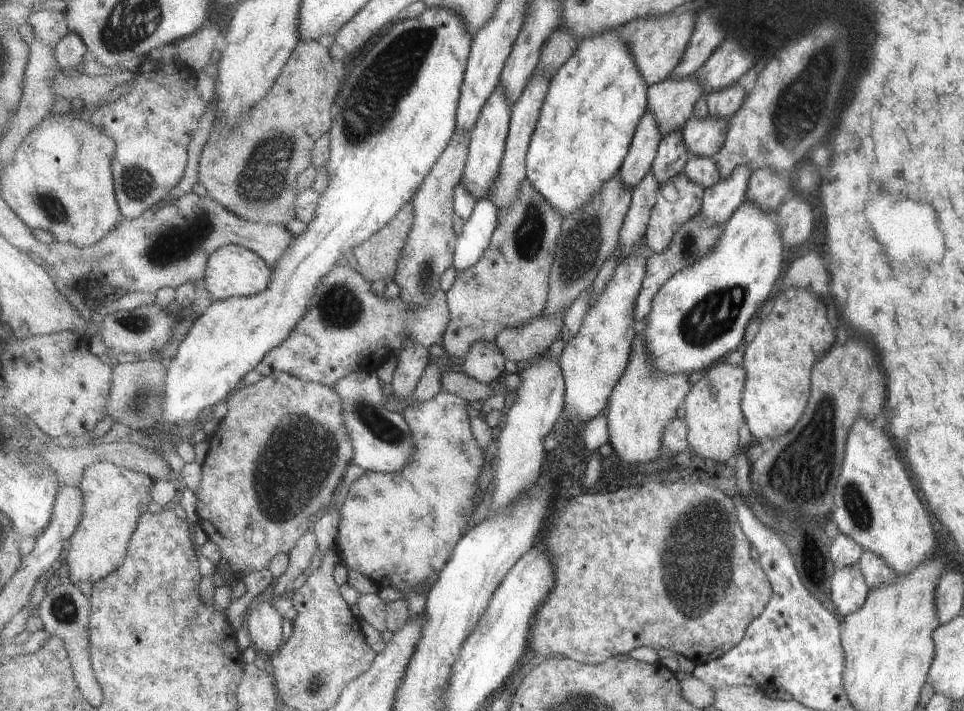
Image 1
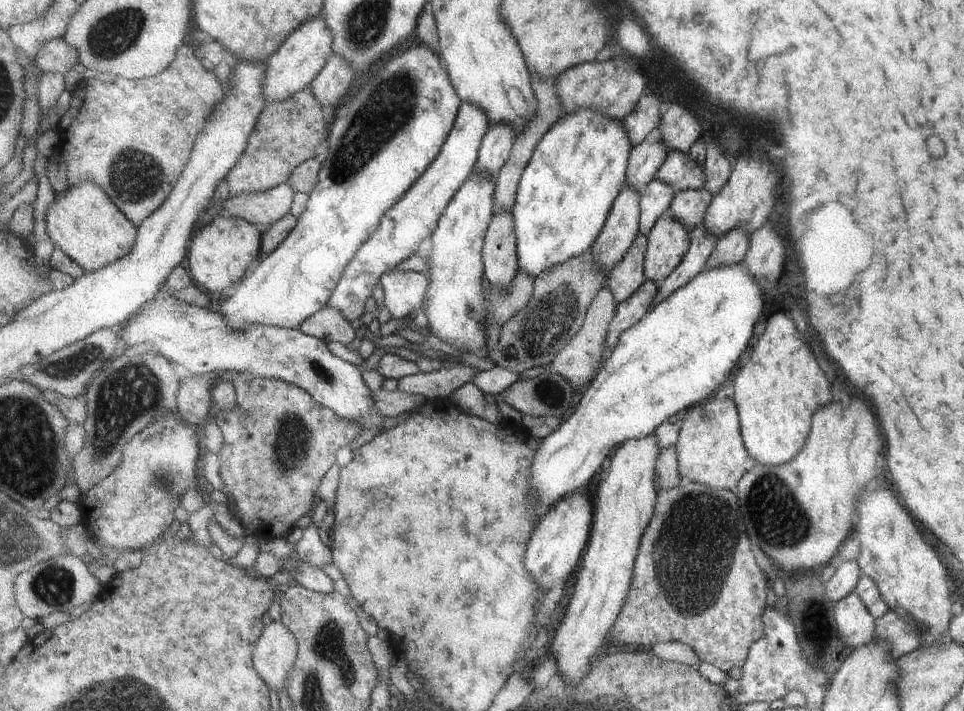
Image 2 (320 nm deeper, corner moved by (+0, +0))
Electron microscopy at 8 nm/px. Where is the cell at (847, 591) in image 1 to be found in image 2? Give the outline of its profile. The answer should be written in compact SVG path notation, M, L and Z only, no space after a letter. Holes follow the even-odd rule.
M853 592L833 605L836 632L846 648L855 650L874 640L874 618Z

